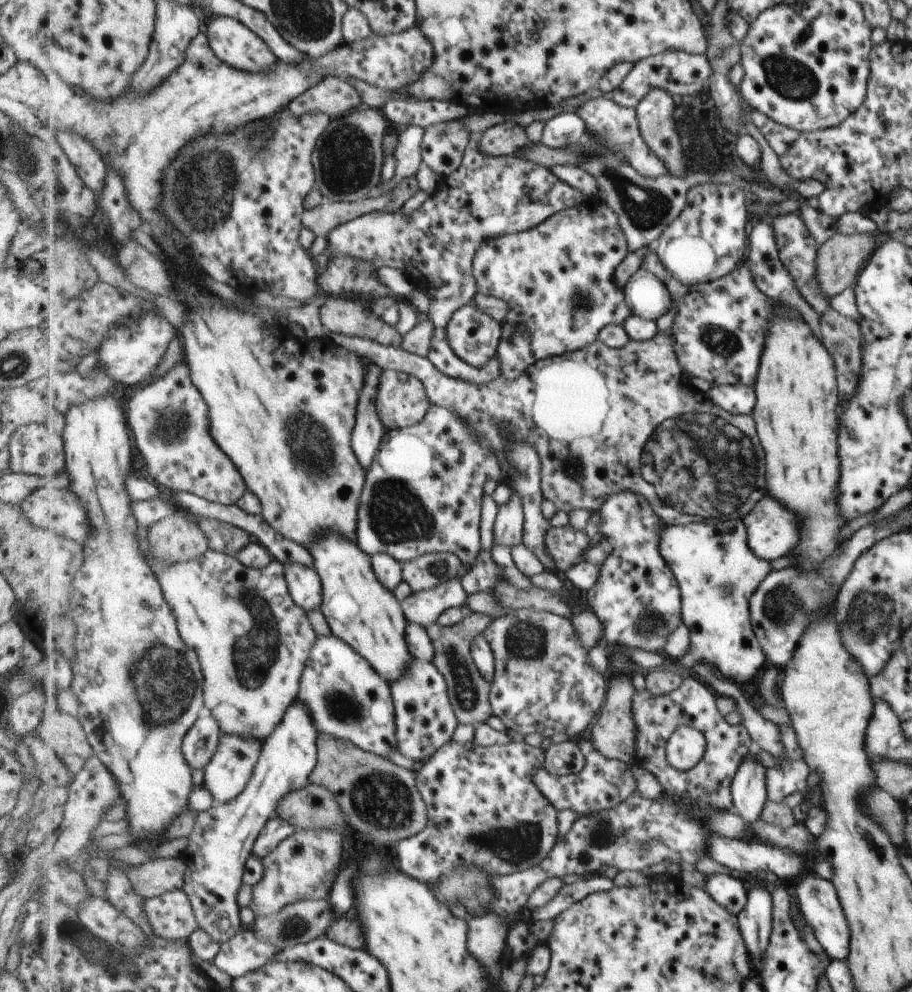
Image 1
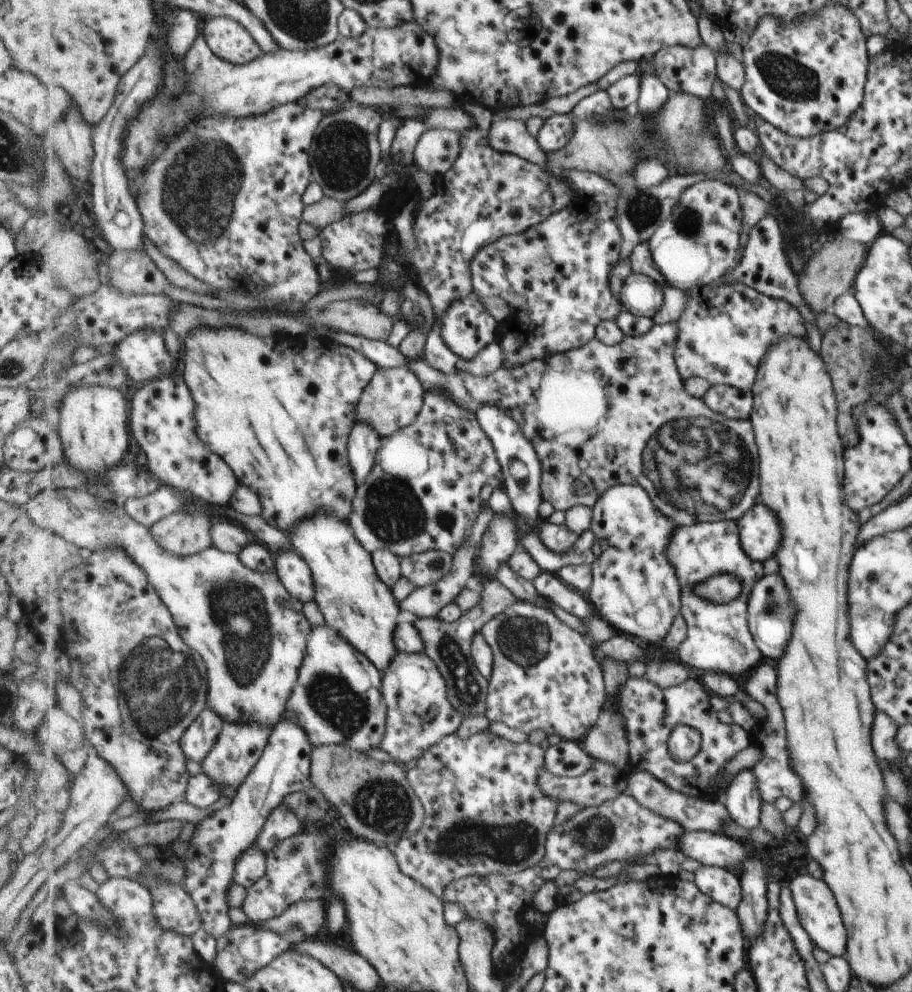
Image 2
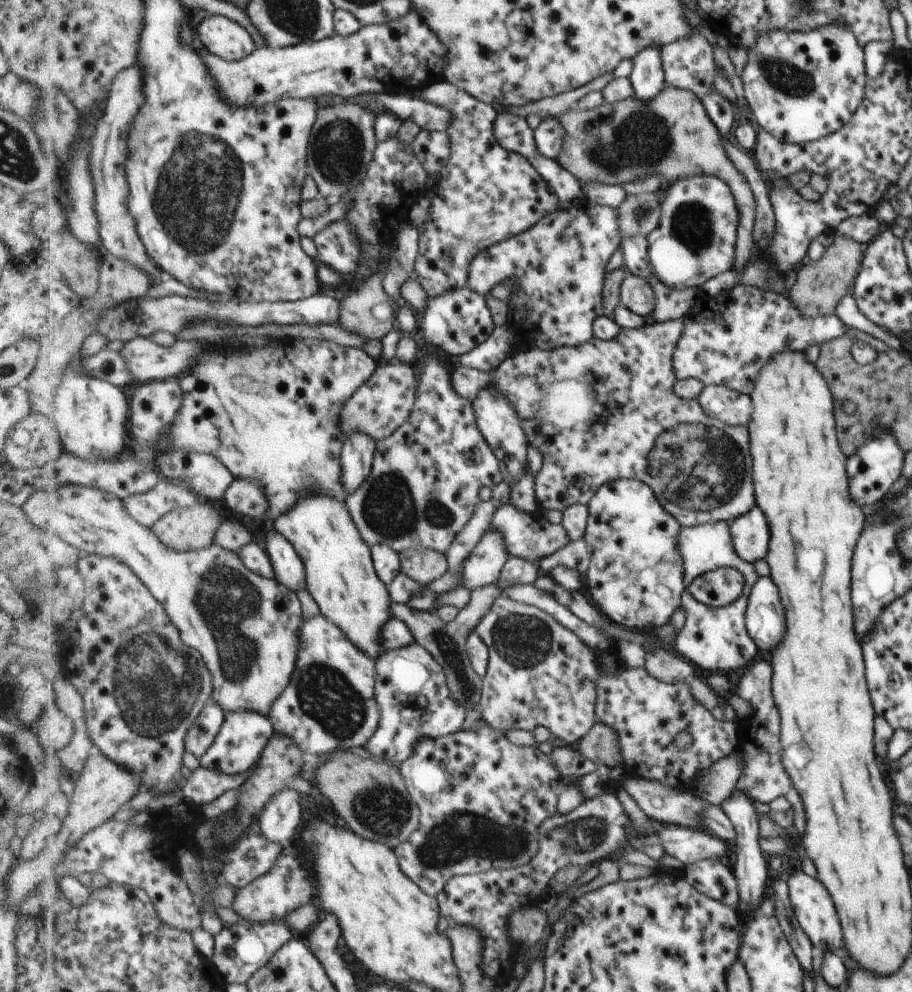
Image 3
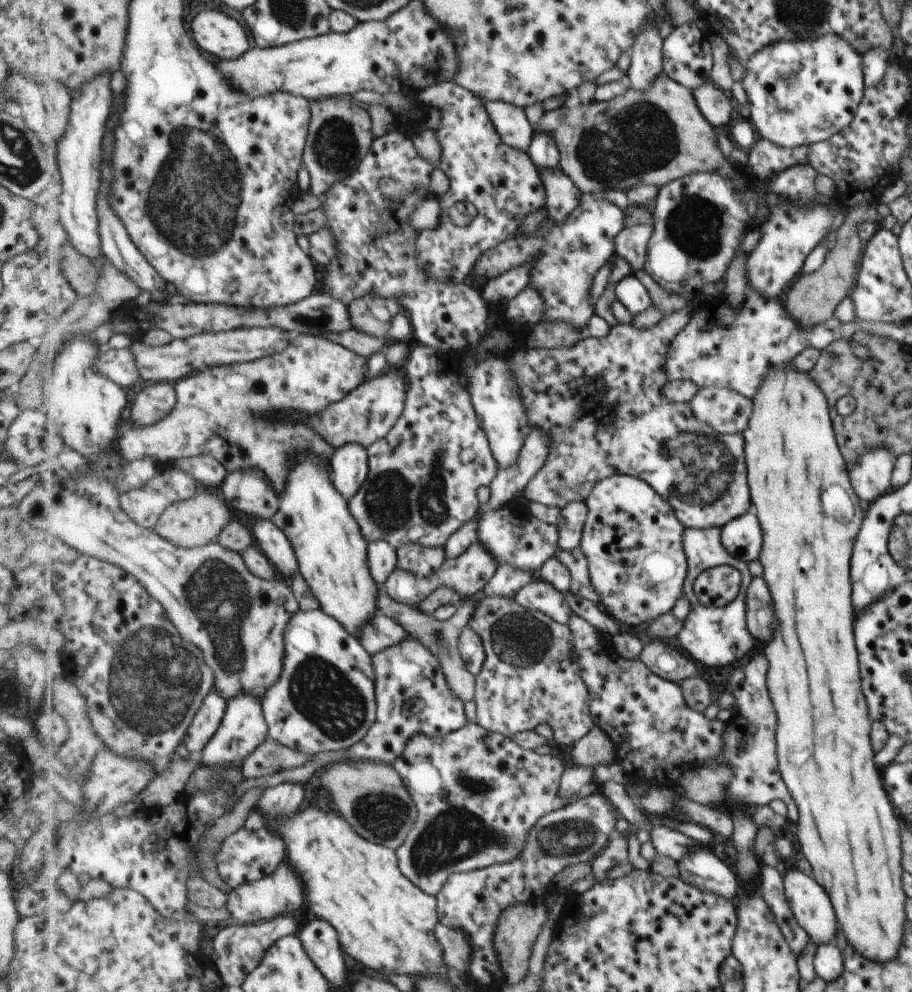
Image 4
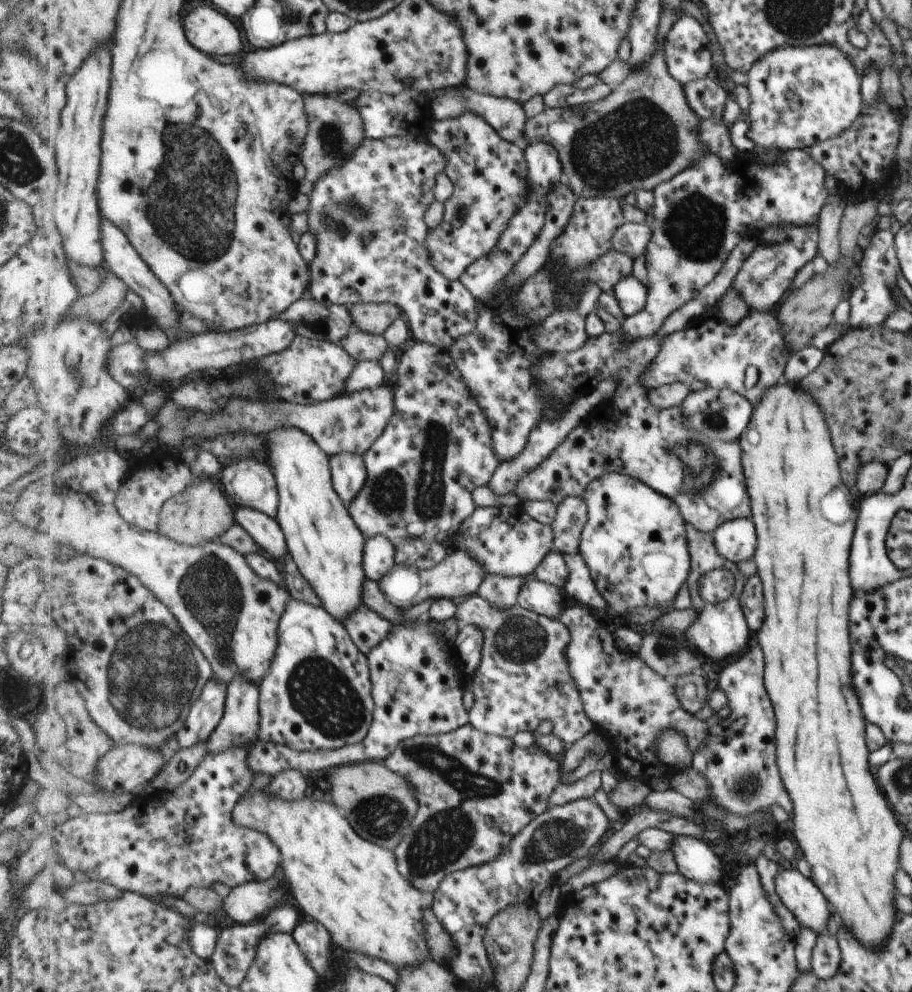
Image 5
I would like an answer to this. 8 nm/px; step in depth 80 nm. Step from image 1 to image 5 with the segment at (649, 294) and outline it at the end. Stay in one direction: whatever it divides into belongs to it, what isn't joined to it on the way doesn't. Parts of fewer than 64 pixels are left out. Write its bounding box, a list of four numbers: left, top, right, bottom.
[613,277,648,318]

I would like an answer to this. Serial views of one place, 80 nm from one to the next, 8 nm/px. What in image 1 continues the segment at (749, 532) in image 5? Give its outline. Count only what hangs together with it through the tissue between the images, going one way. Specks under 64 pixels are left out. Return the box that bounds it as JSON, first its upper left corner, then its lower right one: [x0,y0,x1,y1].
[742,496,797,563]

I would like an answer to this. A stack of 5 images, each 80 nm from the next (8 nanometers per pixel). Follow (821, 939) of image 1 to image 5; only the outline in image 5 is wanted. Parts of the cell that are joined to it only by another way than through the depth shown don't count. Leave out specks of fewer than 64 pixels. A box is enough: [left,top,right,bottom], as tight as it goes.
[774,868,834,935]

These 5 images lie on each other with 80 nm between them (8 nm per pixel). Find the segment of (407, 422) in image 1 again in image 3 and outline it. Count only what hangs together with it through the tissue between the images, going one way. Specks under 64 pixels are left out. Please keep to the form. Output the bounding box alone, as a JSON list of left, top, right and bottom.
[340,359,420,441]

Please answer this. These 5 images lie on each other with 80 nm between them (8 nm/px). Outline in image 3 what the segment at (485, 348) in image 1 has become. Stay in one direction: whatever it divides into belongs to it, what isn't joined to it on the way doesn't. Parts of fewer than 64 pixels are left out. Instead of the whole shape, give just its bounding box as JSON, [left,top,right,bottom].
[419,287,499,357]

